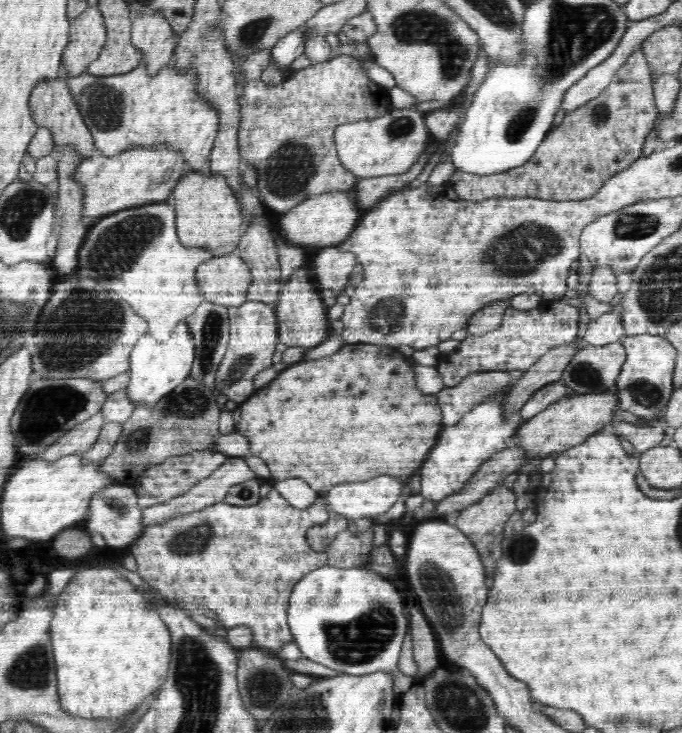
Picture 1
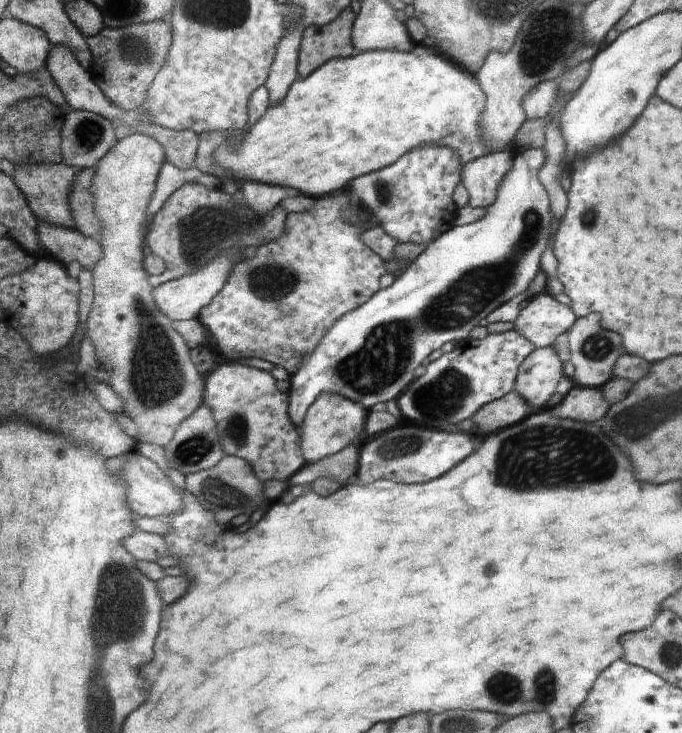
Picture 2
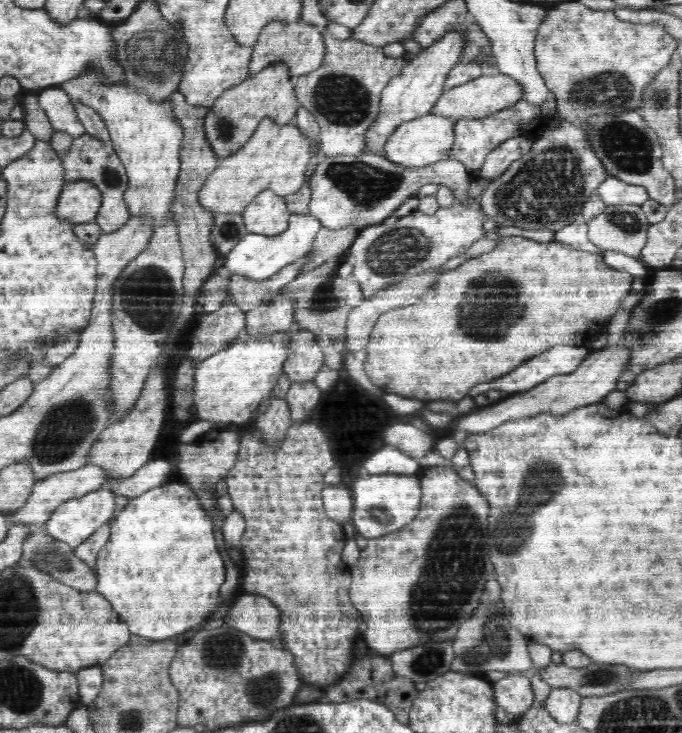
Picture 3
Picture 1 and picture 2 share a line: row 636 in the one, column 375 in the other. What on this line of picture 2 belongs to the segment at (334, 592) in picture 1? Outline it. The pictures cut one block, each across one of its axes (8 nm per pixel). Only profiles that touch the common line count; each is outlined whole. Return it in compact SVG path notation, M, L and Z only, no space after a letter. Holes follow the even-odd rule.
M544 148L516 152L512 168L498 186L496 200L486 208L486 214L480 220L460 224L428 243L426 250L396 275L391 286L382 287L369 301L347 313L346 318L334 322L332 330L327 331L318 346L306 356L302 369L290 375L290 418L299 428L305 422L310 407L322 394L338 394L340 398L358 402L366 412L378 402L396 398L406 386L410 386L414 380L414 370L432 350L438 350L448 340L455 344L462 343L472 328L480 326L480 320L528 288L528 284L540 272L540 256L546 246L548 226L552 224L550 198L540 176L546 161Z

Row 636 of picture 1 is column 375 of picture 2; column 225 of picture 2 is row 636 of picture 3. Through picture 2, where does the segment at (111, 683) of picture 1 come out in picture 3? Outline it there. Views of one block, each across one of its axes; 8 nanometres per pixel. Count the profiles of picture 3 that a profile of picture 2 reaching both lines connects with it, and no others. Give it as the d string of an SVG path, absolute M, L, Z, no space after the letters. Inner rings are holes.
M167 483L147 490L130 499L124 510L113 518L110 537L99 550L94 590L120 613L119 618L128 625L131 635L156 641L184 639L199 629L198 624L203 625L221 604L219 592L226 580L226 570L214 532L214 526L203 510L202 500L188 483Z

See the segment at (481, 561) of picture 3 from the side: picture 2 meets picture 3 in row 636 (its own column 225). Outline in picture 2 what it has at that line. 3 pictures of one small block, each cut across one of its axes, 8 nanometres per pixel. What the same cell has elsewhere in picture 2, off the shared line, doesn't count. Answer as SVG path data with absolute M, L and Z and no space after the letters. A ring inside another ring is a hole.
M230 362L222 366L216 365L204 377L204 382L205 397L201 406L207 406L210 413L214 414L224 456L234 456L248 462L254 476L262 483L268 480L288 480L305 466L305 458L302 458L304 452L300 452L300 434L288 418L288 396L276 388L276 380L271 372Z

